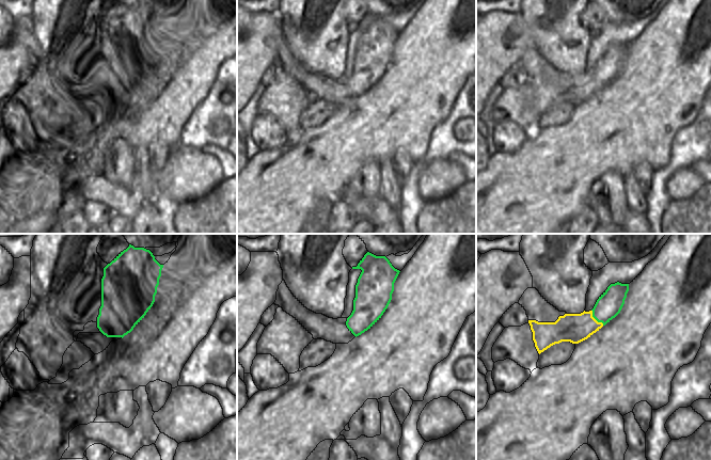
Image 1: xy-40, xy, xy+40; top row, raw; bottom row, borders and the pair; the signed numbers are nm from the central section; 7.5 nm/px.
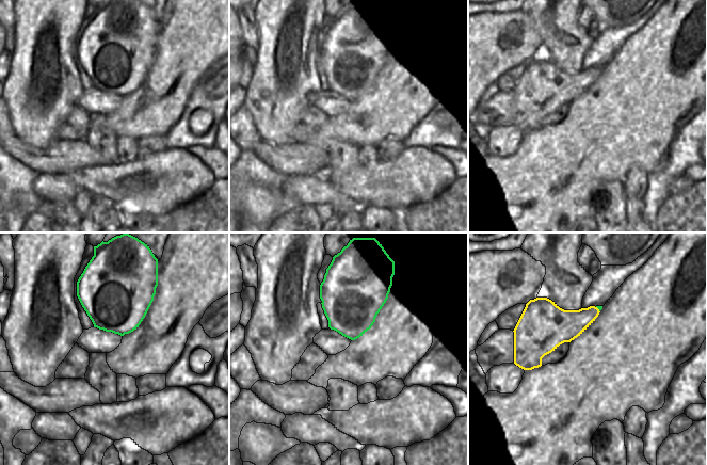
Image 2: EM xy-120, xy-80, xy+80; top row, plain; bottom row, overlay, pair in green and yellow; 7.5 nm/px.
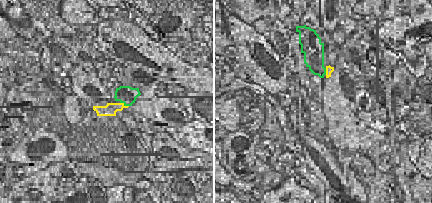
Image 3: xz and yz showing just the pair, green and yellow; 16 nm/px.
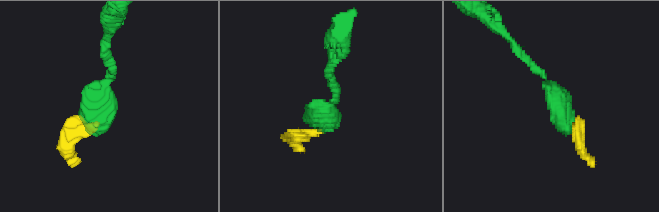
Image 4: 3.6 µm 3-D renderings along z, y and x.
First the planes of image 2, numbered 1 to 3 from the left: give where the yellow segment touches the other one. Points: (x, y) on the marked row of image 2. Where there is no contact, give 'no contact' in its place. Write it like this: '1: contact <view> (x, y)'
1: no contact
2: no contact
3: contact xy+80 (598, 308)

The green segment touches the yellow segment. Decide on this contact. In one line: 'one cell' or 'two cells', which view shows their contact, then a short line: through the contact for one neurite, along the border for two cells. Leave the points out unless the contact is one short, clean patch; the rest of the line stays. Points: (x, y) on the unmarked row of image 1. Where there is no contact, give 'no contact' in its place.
one cell; meets green in xy+40; line xy+40 (609, 66), (595, 79), (574, 89)

